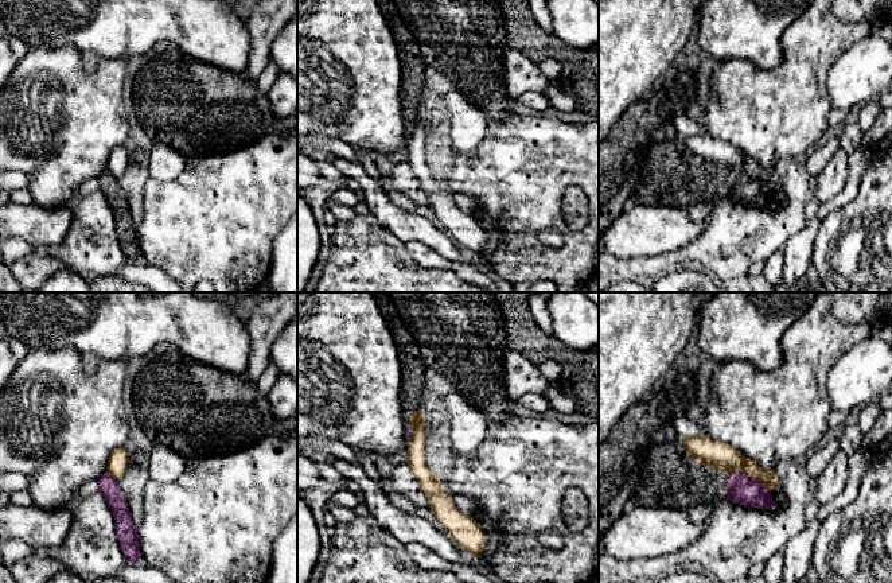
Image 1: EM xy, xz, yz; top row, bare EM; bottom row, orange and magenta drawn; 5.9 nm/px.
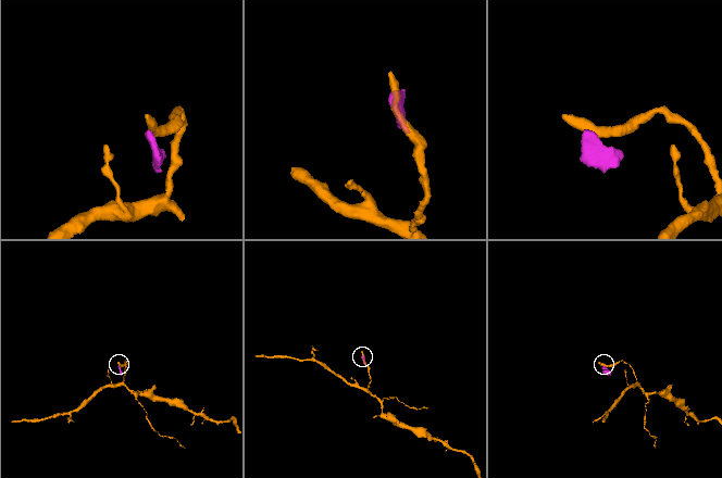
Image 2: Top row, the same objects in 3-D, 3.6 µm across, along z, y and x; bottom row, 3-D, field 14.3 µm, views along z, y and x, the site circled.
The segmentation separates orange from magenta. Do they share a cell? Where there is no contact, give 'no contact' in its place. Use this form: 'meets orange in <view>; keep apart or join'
meets orange in yz; keep apart

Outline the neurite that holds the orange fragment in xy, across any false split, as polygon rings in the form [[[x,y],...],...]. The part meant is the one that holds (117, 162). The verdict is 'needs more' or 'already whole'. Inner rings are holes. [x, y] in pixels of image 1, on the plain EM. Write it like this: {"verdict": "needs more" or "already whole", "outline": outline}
{"verdict": "already whole", "outline": [[[124,145],[116,147],[108,159],[108,171],[116,178],[120,179],[126,167],[128,167],[129,156]]]}

